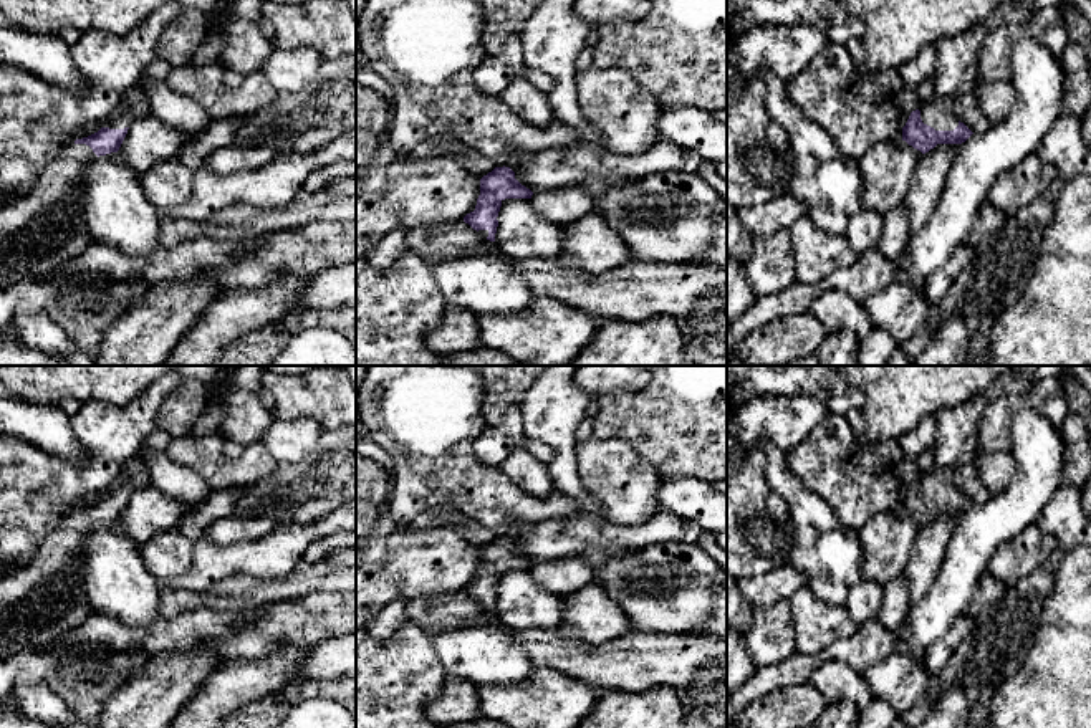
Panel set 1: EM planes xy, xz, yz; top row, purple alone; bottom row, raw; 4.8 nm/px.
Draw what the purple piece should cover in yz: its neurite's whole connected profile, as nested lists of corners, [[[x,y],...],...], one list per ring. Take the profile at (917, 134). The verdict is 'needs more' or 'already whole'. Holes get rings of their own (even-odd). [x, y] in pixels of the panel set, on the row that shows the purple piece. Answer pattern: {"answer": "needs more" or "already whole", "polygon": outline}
{"answer": "needs more", "polygon": [[[954,98],[920,101],[902,127],[902,141],[922,154],[937,144],[962,144],[973,132],[957,119]]]}

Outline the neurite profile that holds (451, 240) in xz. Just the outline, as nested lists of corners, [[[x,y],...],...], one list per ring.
[[[464,220],[440,227],[414,228],[409,232],[406,242],[409,251],[421,255],[430,263],[482,253],[492,248],[490,240],[482,238],[478,232]]]

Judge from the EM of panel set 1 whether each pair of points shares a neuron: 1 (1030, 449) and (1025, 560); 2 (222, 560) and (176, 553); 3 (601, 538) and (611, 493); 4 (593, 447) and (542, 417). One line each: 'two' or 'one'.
1: two
2: two
3: two
4: two

